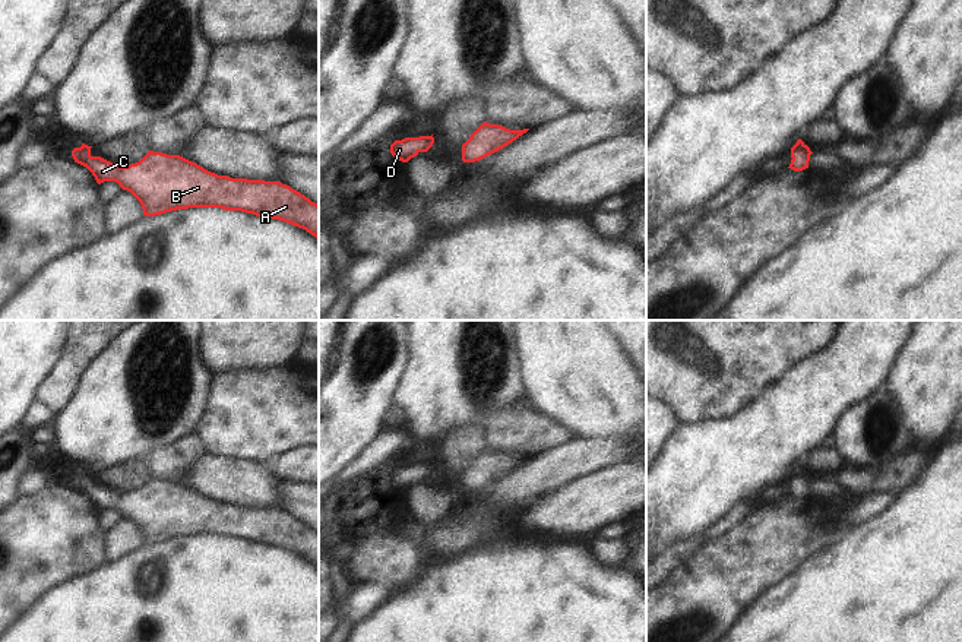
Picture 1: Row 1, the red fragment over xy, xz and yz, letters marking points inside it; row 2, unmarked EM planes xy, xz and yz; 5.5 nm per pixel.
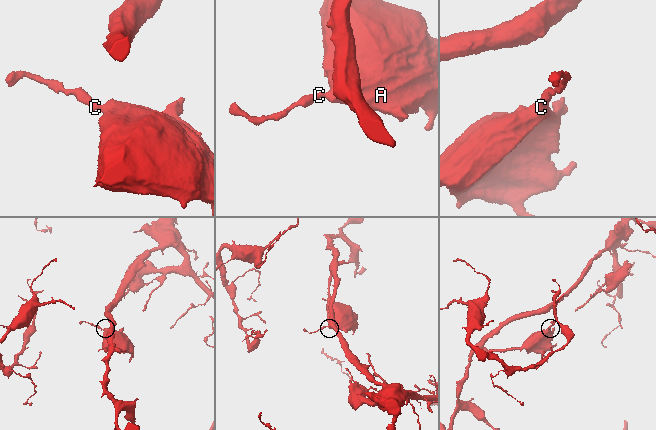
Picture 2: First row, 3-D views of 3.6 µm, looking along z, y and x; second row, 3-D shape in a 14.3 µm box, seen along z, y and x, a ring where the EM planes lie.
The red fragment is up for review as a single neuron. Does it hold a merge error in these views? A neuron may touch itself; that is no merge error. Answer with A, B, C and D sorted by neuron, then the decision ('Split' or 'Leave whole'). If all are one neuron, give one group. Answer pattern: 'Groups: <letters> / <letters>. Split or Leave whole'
Groups: A B C D. Leave whole

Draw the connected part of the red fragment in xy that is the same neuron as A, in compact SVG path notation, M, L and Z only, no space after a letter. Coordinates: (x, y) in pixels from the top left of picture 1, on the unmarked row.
M85 471L80 475L75 475L72 478L75 490L86 494L98 512L115 509L123 518L130 519L140 529L146 544L189 535L221 535L279 547L306 557L319 567L319 532L281 509L218 503L180 483L154 478L149 478L136 491L118 494L101 484L92 484L91 475Z

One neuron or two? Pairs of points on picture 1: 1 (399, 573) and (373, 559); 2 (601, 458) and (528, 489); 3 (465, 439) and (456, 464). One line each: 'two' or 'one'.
1: one
2: one
3: one

